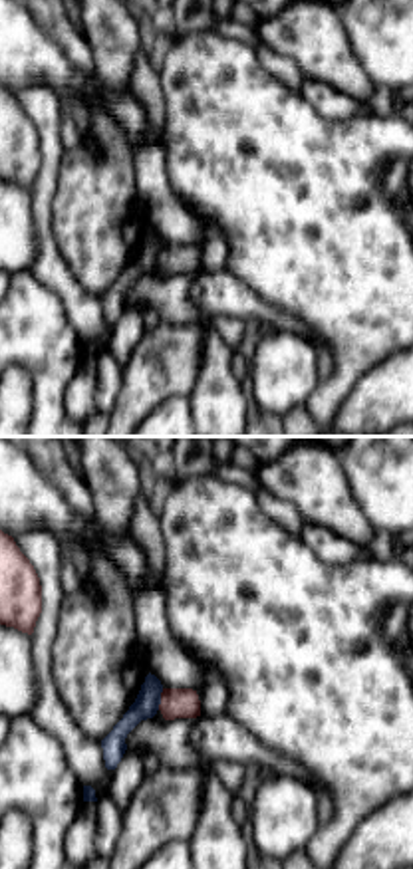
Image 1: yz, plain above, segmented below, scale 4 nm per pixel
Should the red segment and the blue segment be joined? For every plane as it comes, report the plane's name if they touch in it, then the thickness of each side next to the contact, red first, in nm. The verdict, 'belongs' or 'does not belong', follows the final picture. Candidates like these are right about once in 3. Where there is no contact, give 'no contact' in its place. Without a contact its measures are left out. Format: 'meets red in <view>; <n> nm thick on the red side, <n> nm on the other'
meets red in yz; 130 nm thick on the red side, 100 nm on the other

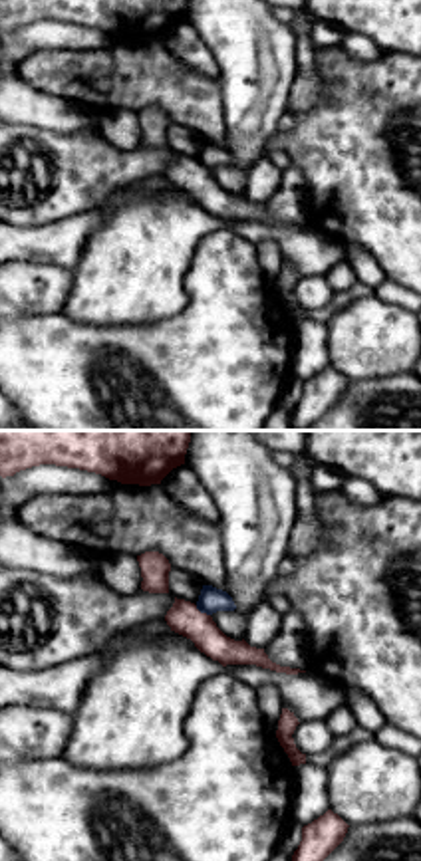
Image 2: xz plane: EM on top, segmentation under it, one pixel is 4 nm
meets red in xz; 140 nm thick on the red side, 110 nm on the other

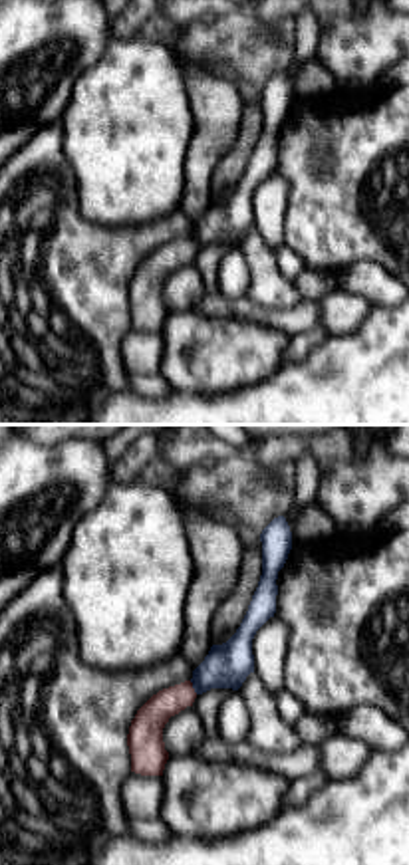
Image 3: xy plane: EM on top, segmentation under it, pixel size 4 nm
meets red in xy; 130 nm thick on the red side, 180 nm on the other

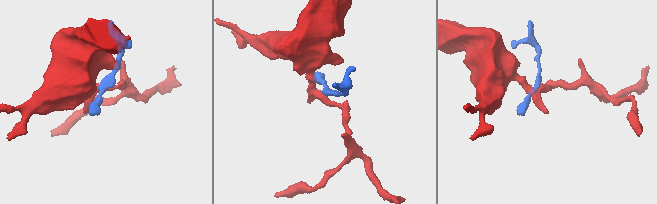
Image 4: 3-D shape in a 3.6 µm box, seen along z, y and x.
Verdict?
does not belong

